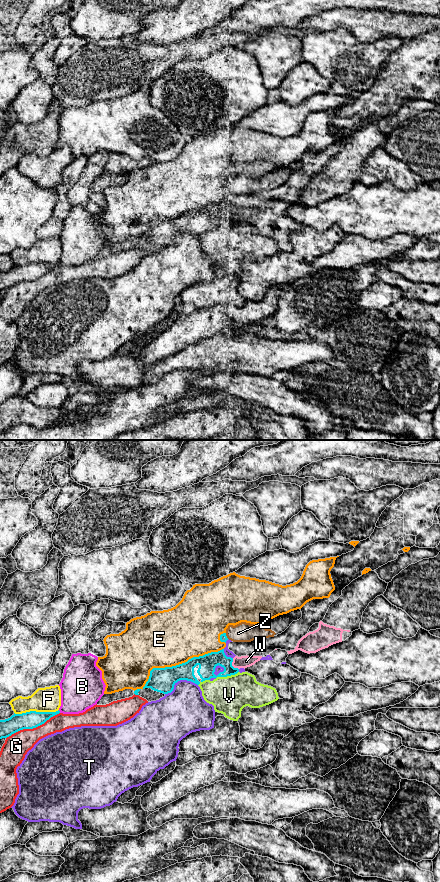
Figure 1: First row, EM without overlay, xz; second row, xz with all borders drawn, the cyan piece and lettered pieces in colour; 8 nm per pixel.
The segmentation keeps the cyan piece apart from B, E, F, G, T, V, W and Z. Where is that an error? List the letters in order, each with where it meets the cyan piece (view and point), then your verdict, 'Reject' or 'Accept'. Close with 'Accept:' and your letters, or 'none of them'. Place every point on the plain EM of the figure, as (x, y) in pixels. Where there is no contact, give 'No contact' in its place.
B: Touches cyan at xz (59, 263). Reject
E: Touches cyan at xz (179, 216). Reject
F: Touches cyan at xz (35, 263). Reject
G: Touches cyan at xz (32, 280). Reject
T: Touches cyan at xz (179, 232). Reject
V: Touches cyan at xz (227, 227). Reject
W: Touches cyan at xz (231, 217). Accept
Z: Touches cyan at xz (226, 188). Reject
Accept: W

